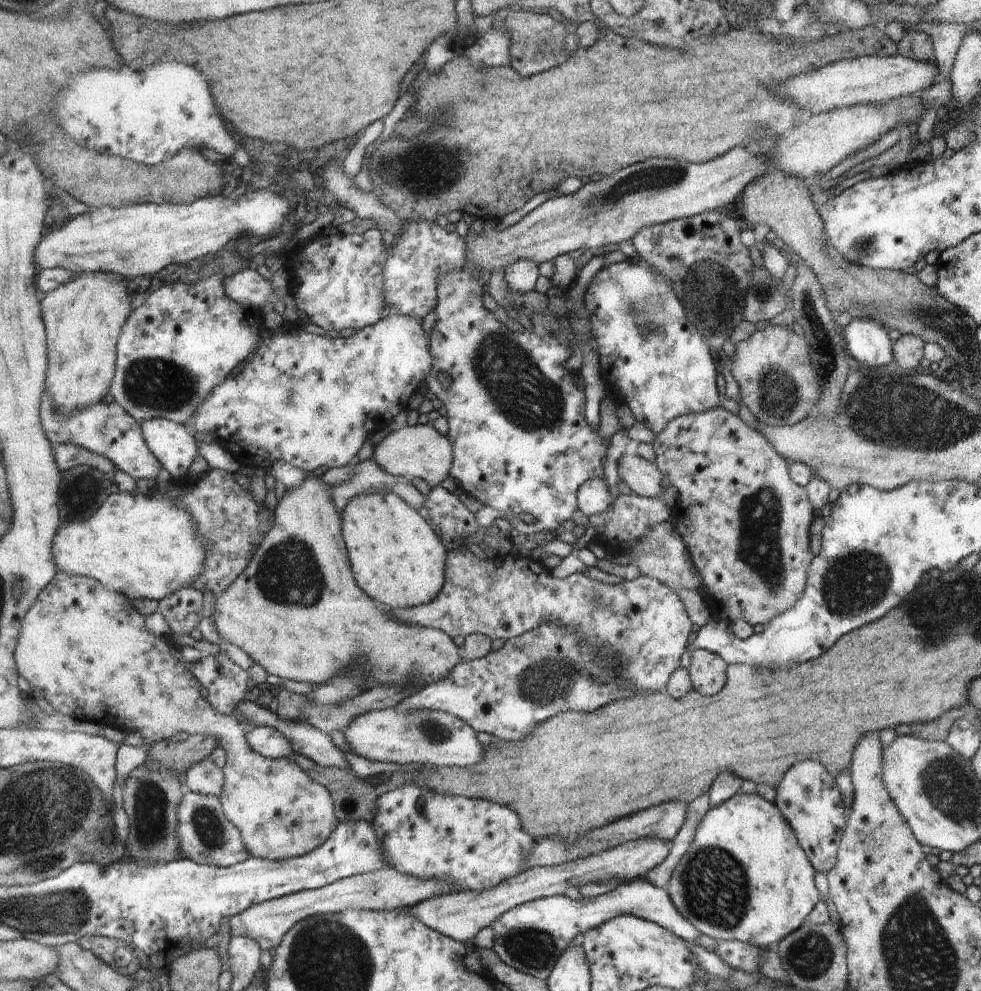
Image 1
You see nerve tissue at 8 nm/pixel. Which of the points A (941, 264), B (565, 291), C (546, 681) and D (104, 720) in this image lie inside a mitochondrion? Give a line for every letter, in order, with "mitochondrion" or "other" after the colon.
A: other
B: other
C: mitochondrion
D: other

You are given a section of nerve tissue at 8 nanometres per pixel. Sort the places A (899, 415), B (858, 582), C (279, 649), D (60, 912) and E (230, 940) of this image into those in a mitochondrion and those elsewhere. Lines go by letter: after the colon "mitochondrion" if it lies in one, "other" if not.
A: mitochondrion
B: mitochondrion
C: other
D: mitochondrion
E: other

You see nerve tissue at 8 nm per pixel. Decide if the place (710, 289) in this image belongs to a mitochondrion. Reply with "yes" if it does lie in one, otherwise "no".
yes

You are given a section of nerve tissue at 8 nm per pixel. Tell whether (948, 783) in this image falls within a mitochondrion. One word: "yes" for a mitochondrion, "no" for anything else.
yes

